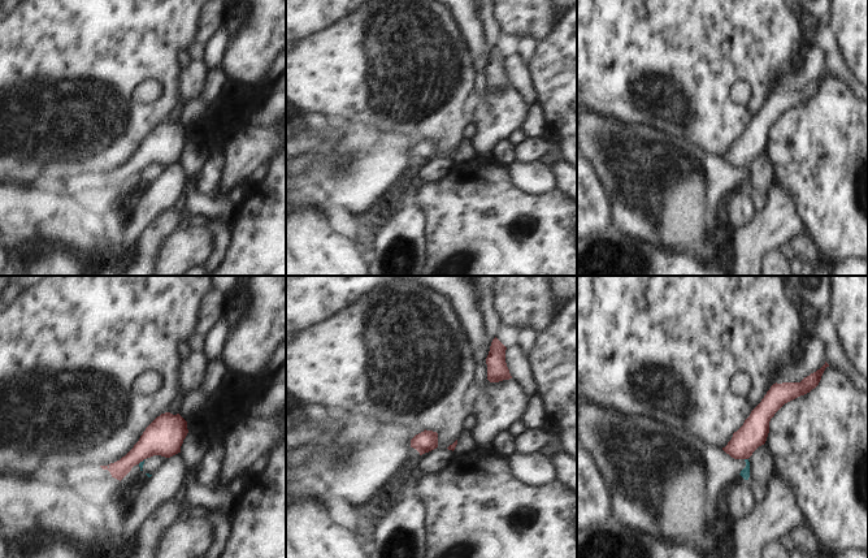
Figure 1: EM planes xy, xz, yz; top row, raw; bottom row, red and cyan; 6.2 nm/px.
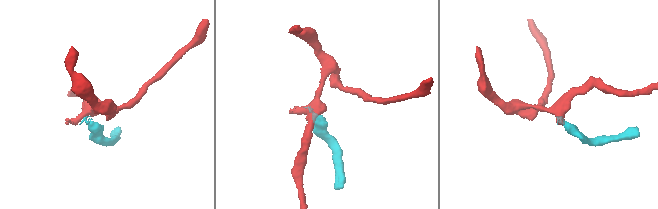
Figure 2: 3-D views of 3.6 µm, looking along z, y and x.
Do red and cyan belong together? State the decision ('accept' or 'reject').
reject

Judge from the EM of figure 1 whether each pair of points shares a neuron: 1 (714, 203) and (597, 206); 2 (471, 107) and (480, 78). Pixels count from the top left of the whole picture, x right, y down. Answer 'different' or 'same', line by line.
1: different
2: same

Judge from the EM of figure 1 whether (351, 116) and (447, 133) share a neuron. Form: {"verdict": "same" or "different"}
{"verdict": "same"}

